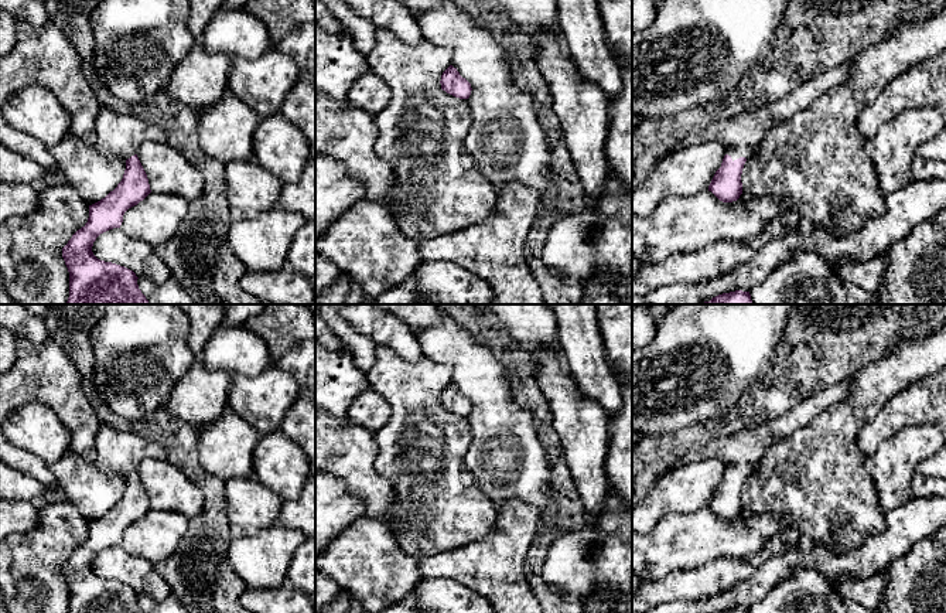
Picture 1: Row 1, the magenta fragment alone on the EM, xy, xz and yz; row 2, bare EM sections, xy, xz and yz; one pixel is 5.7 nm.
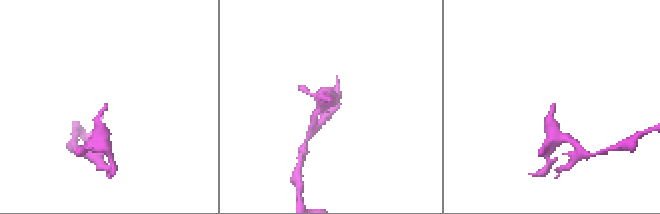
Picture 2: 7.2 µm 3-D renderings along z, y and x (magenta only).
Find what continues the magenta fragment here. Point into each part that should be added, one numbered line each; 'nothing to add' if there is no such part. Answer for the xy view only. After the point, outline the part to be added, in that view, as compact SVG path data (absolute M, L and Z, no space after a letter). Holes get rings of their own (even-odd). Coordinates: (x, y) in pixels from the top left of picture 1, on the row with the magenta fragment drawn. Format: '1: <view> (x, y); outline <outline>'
1: xy (119, 135); outline M102 108L95 119L95 146L109 156L130 159L141 143L165 143L167 133L136 115L122 115Z

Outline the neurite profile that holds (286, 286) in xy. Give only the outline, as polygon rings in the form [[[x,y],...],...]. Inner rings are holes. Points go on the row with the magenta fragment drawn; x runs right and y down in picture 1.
[[[288,266],[274,272],[246,272],[240,287],[264,304],[315,304],[314,282]]]

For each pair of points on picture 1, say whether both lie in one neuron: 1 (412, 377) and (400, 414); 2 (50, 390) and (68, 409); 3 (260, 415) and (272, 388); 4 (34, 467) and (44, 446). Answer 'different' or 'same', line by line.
1: same
2: same
3: same
4: different

